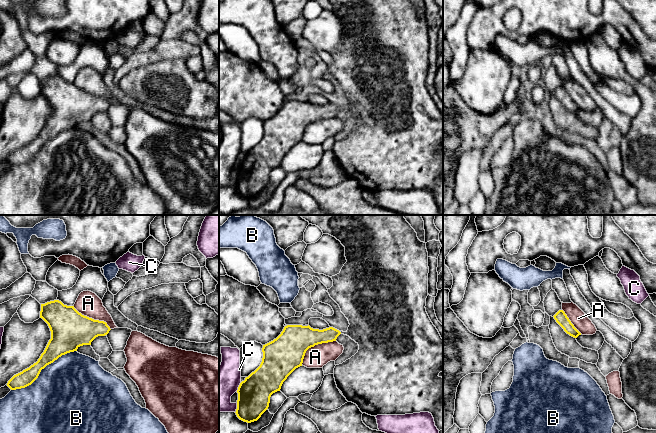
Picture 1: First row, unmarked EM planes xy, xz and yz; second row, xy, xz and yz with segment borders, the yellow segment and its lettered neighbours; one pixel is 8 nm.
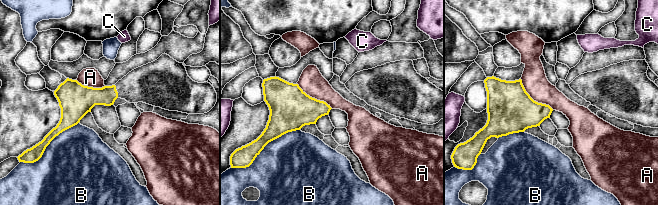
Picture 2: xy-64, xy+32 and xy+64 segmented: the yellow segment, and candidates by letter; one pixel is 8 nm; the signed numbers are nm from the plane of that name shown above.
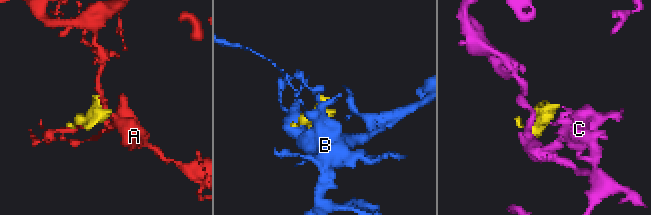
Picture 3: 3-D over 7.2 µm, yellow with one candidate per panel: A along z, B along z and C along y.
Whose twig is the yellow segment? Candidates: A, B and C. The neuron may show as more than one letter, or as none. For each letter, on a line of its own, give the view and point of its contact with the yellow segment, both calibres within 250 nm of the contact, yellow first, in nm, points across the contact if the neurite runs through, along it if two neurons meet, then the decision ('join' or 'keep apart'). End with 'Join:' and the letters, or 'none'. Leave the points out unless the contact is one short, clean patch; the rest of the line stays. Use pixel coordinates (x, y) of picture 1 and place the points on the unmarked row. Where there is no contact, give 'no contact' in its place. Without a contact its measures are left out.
A: xz (314, 121) | 280/180 nm | keep apart
B: xy (42, 144) | 180/480 nm | keep apart
C: xz (238, 163) | 260/280 nm | keep apart
Join: none

